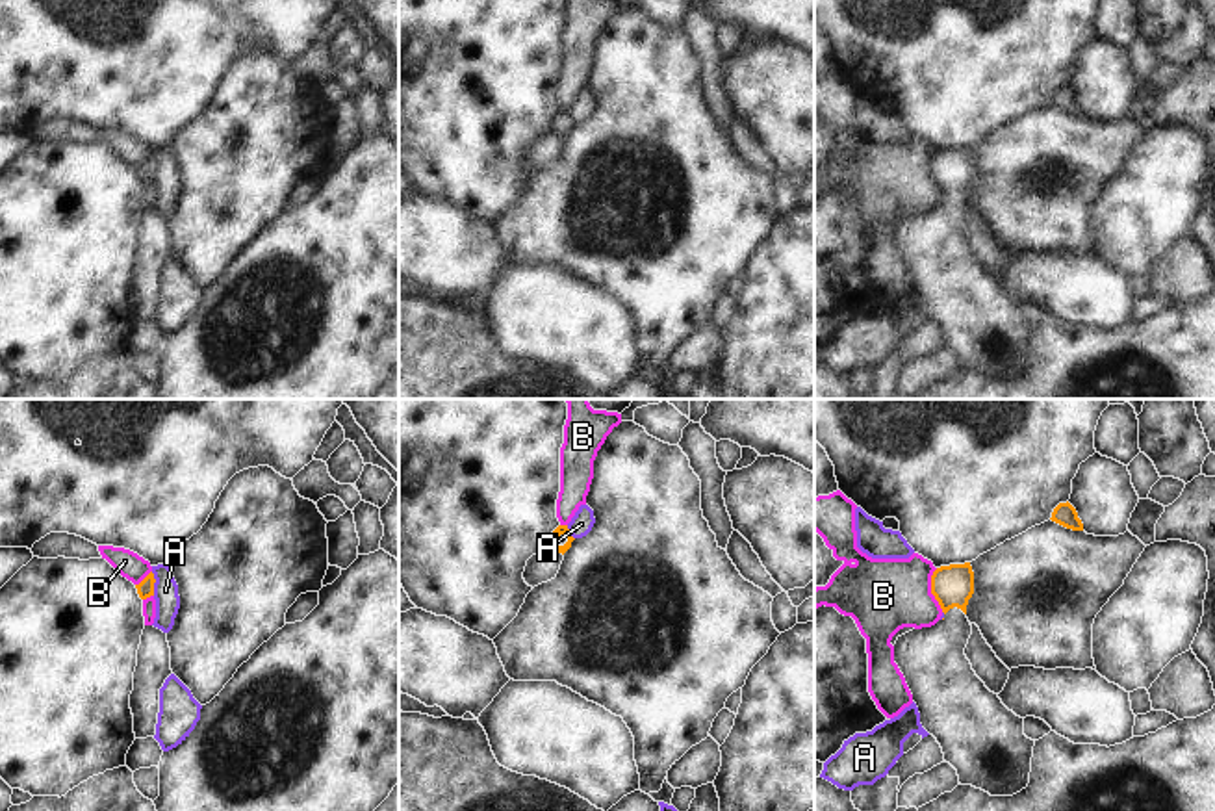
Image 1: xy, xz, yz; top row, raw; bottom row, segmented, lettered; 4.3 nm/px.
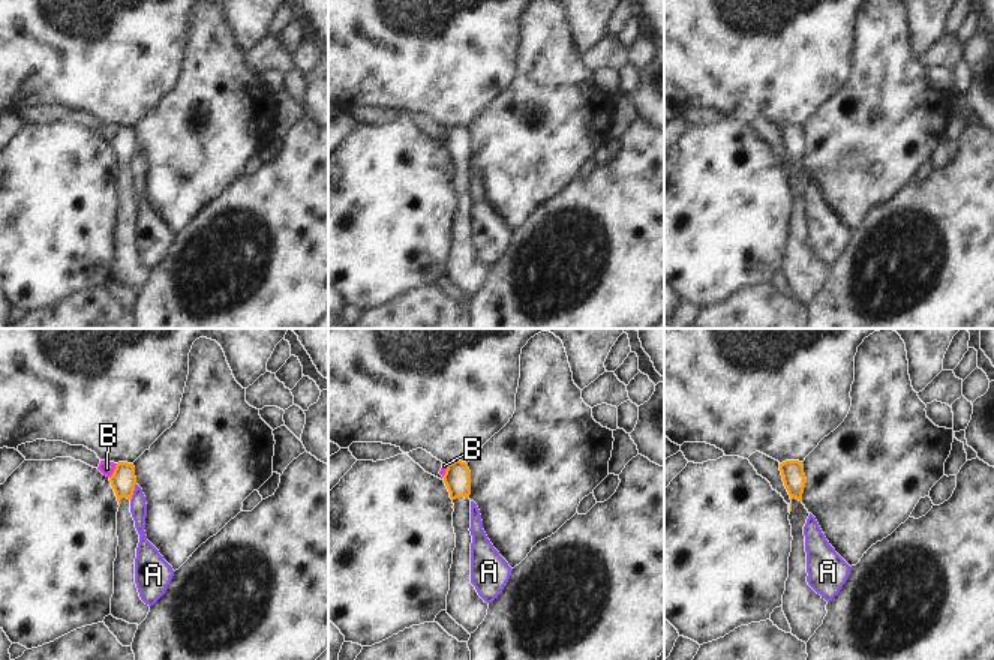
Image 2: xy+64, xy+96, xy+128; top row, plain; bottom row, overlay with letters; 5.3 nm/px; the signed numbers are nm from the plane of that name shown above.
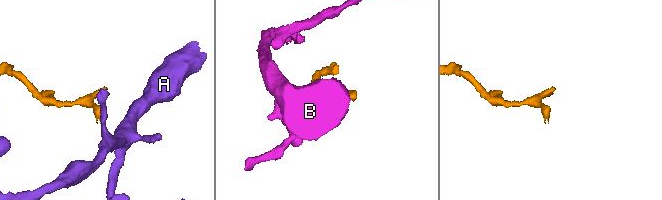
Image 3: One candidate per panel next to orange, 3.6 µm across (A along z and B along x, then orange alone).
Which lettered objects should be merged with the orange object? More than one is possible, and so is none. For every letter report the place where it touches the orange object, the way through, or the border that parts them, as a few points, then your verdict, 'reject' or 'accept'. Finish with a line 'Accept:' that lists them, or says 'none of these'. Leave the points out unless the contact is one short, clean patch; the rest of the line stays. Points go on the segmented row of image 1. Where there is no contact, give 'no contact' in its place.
A: xy (154, 581) | along xy (151, 572), (154, 594) | reject
B: yz (932, 591) | along yz (935, 568), (932, 594), (943, 611) | reject
Accept: none of these

